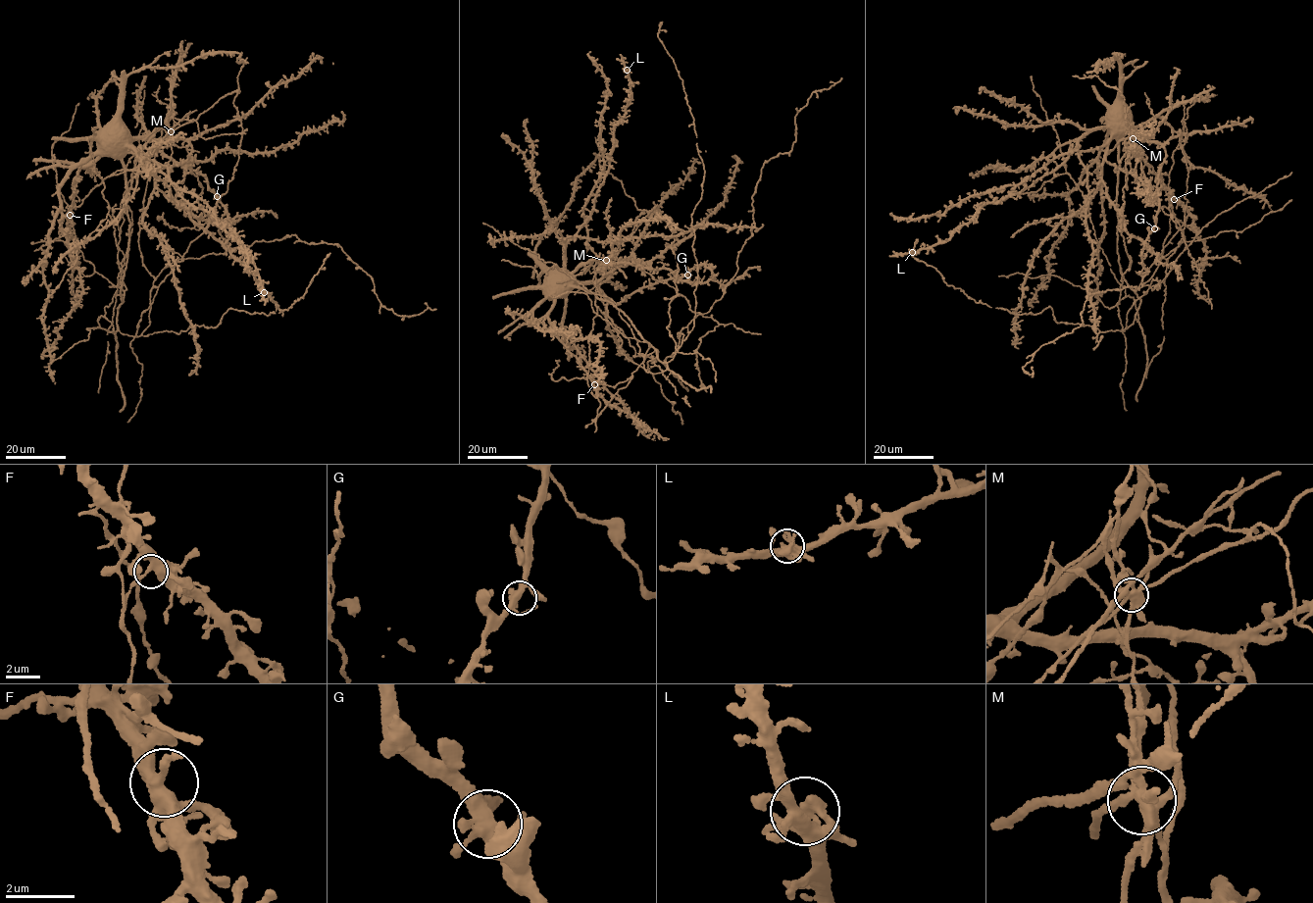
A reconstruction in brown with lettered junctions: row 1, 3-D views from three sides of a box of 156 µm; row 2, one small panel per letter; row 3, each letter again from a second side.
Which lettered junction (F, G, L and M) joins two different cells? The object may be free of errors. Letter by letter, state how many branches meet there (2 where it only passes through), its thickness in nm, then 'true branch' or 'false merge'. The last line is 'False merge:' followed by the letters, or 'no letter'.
F: 5 | 360 nm | true branch
G: 5 | 380 nm | true branch
L: 6 | 300 nm | true branch
M: 8 | 400 nm | false merge
False merge: M

